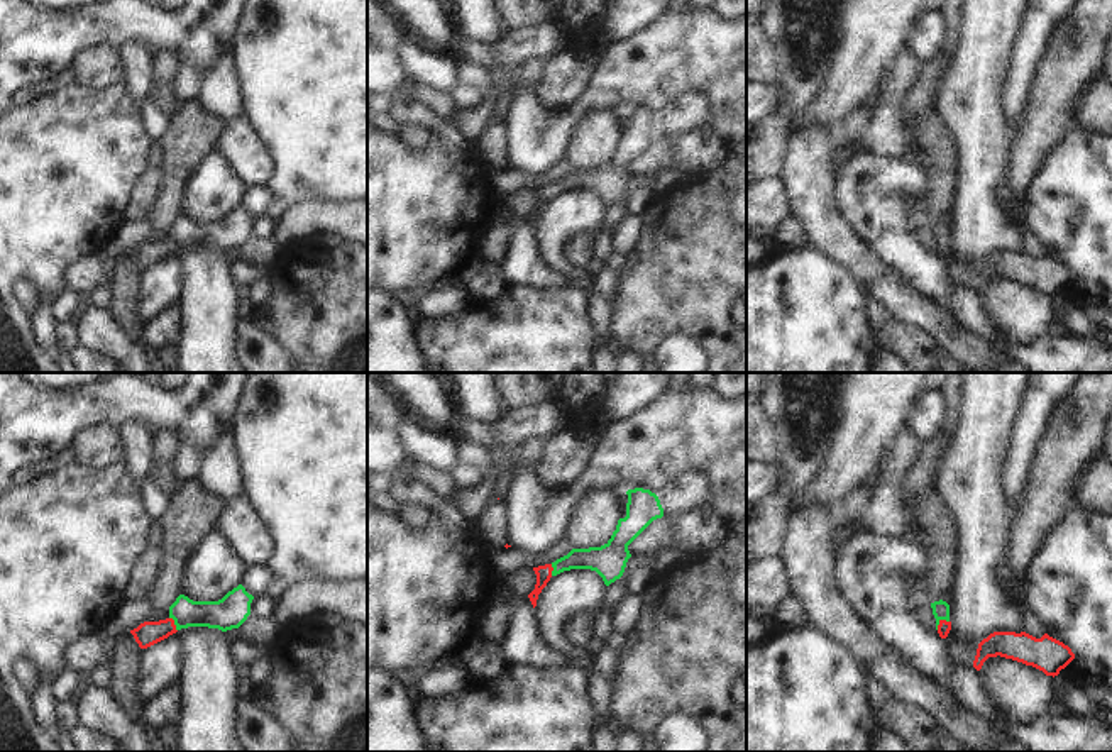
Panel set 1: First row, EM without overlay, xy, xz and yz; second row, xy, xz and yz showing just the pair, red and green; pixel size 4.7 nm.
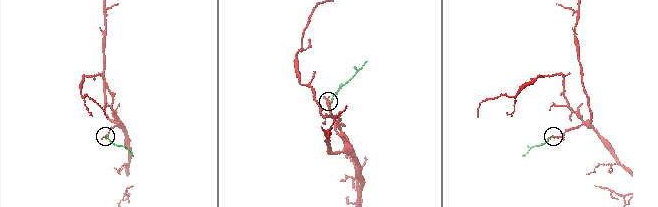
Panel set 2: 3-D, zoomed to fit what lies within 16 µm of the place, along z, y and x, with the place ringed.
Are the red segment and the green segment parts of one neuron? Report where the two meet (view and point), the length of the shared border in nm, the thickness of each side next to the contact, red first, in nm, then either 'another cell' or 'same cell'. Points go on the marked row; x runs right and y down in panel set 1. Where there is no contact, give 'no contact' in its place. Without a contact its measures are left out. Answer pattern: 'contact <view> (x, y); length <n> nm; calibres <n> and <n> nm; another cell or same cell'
contact yz (940, 622); length 80 nm; calibres 60 and 80 nm; same cell

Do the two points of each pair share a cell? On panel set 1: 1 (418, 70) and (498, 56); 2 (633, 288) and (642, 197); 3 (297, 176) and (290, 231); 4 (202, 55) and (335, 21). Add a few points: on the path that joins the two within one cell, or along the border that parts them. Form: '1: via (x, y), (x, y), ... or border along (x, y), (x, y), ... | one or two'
1: border along (444, 49), (452, 51) | two
2: border along (652, 192), (638, 214) | two
3: border along (332, 200), (310, 200), (288, 207) | two
4: border along (241, 17), (229, 49) | two

